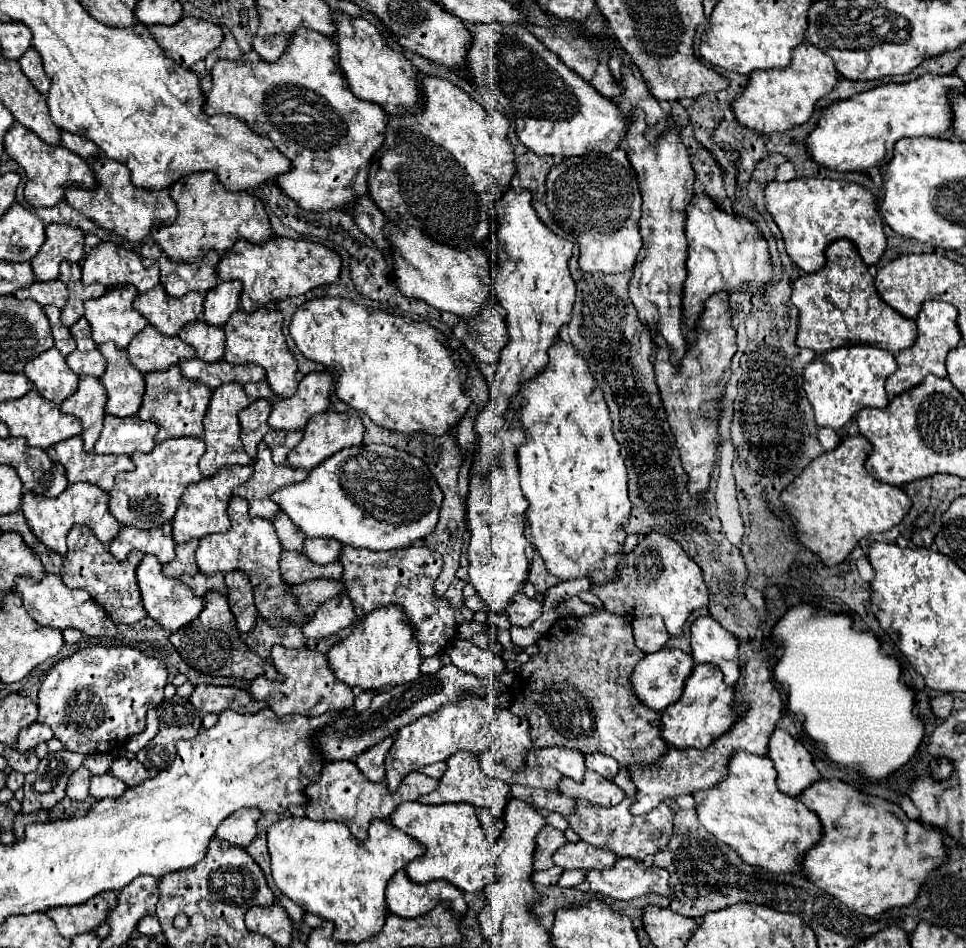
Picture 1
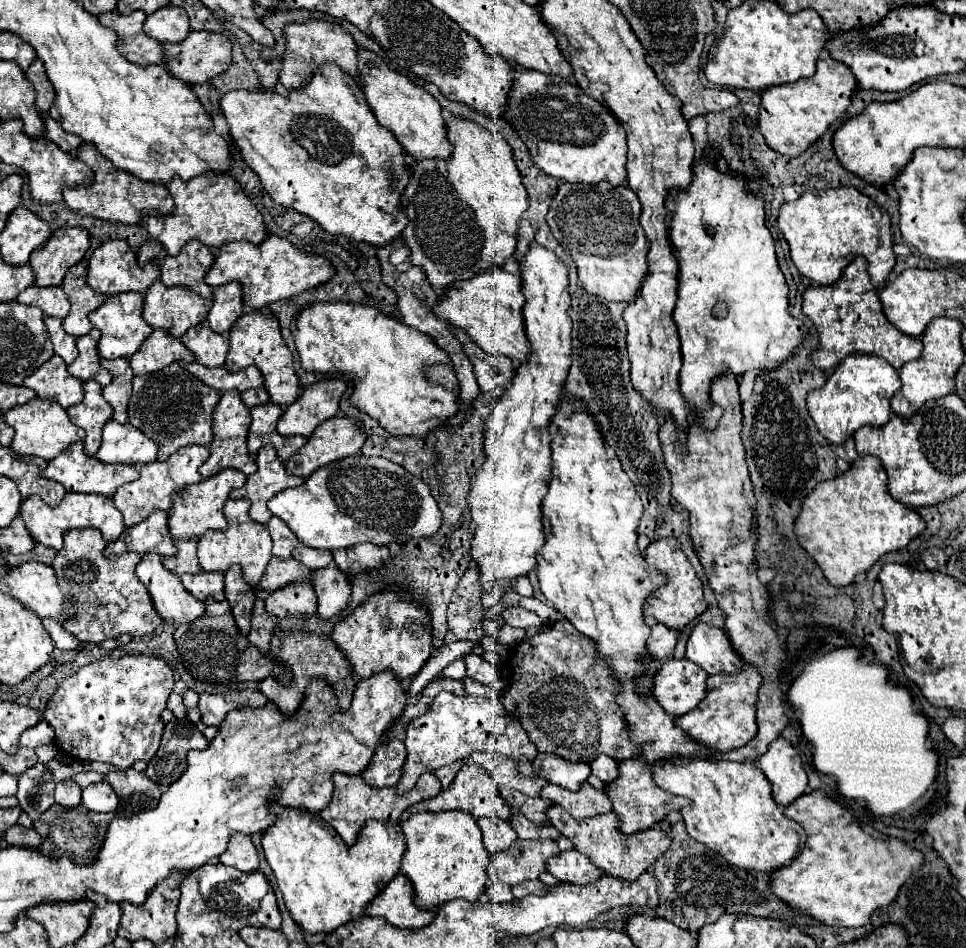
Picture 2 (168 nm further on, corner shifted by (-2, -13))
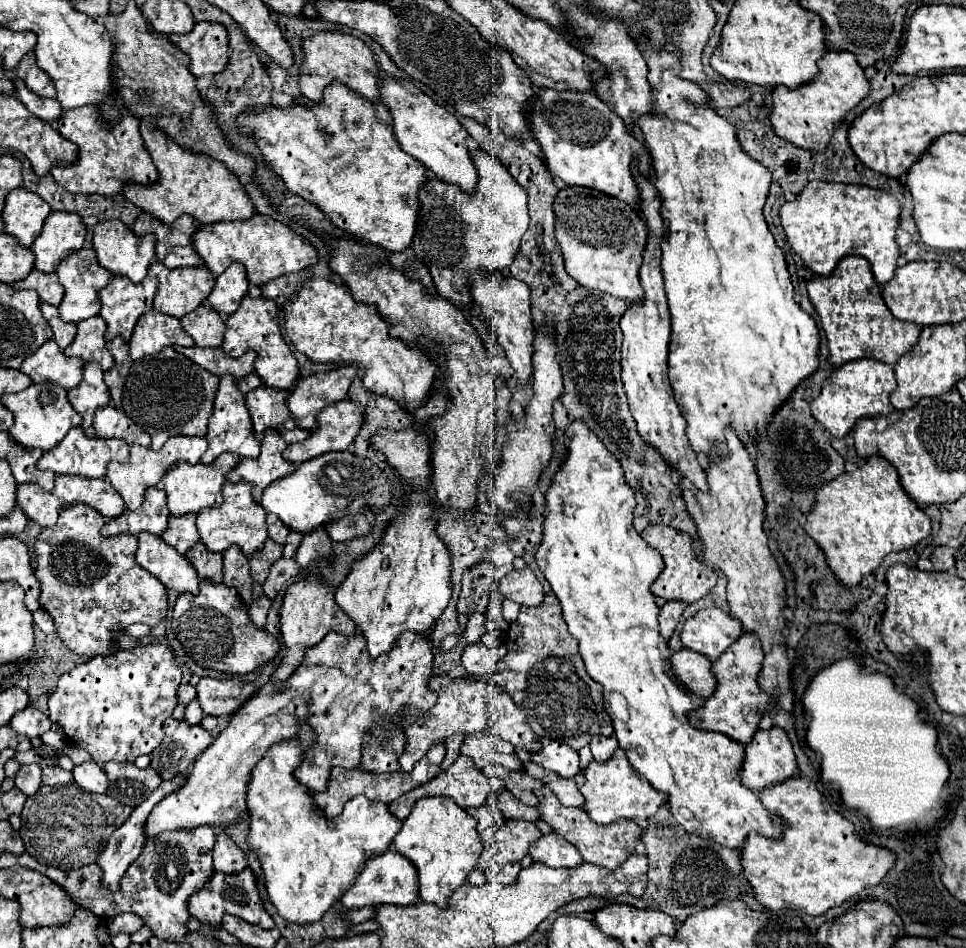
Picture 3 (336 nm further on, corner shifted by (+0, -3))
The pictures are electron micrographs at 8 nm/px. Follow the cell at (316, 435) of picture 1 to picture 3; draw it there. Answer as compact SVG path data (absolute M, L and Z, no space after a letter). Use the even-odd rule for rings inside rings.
M341 400L341 402L335 402L327 408L323 408L317 416L317 428L311 432L311 436L305 438L303 442L287 446L283 458L287 458L293 464L303 464L305 460L311 460L311 458L321 456L321 454L331 452L331 450L347 450L349 444L355 440L357 432L361 430L363 414L365 414L365 408L353 400Z

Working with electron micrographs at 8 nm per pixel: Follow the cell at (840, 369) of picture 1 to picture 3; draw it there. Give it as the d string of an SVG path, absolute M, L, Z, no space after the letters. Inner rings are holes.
M871 358L851 360L831 372L831 376L823 382L819 396L811 402L813 418L829 430L835 438L843 438L851 432L855 422L863 416L883 416L893 410L889 402L889 394L897 388L895 372L889 364Z

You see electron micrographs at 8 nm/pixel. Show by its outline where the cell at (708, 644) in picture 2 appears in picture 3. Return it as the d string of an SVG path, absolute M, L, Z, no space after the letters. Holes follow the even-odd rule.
M705 608L691 616L681 630L681 642L685 648L707 656L715 662L737 638L743 634L741 622L735 622L721 608Z

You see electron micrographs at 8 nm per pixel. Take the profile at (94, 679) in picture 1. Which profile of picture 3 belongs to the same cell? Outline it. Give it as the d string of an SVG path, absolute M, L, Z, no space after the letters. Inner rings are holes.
M163 644L135 646L129 650L115 650L105 656L93 656L59 678L57 690L49 696L49 718L65 732L71 744L87 750L97 764L107 760L133 762L141 754L151 754L163 740L161 726L177 706L175 694L179 682L181 668L177 666L171 650Z

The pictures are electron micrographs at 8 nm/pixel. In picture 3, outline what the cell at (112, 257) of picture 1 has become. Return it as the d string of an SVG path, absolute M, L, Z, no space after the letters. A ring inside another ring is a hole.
M109 220L109 222L99 222L93 230L93 248L97 252L97 260L103 268L107 268L115 276L125 276L131 282L141 282L147 272L151 262L155 260L155 236L143 236L137 238L131 228L123 226L119 220Z

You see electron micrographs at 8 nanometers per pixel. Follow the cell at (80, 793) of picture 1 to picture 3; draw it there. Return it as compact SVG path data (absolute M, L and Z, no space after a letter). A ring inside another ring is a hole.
M43 766L43 784L47 786L67 786L73 782L73 774L59 766Z

